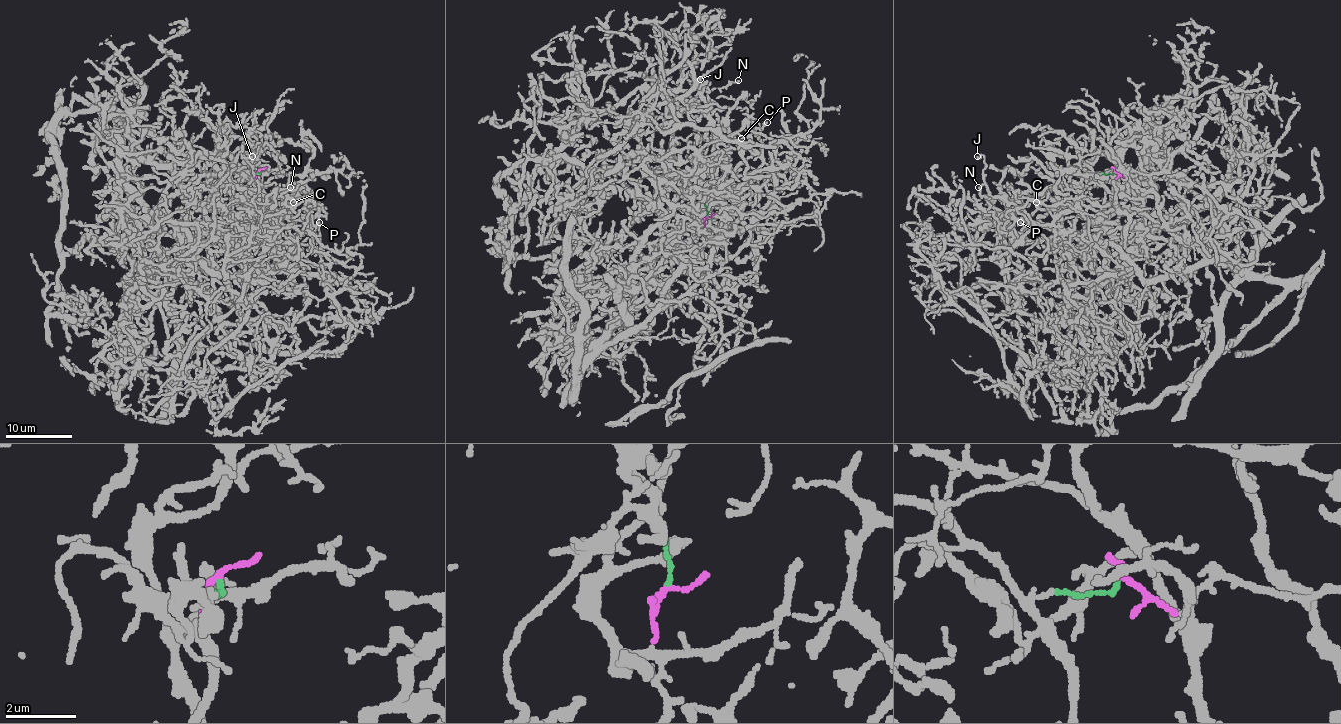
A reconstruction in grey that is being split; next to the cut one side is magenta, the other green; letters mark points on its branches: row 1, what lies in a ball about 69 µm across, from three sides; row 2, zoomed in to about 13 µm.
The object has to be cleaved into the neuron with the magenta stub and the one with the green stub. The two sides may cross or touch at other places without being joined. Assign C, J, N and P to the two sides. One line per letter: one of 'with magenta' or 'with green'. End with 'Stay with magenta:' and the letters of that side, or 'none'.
C: with magenta
J: with green
N: with green
P: with magenta
Stay with magenta: C, P

